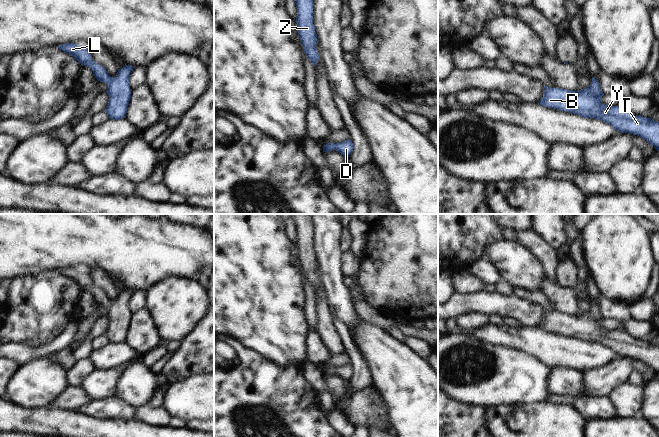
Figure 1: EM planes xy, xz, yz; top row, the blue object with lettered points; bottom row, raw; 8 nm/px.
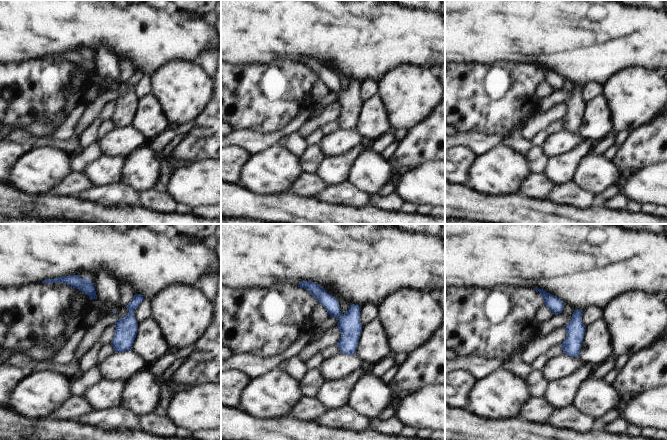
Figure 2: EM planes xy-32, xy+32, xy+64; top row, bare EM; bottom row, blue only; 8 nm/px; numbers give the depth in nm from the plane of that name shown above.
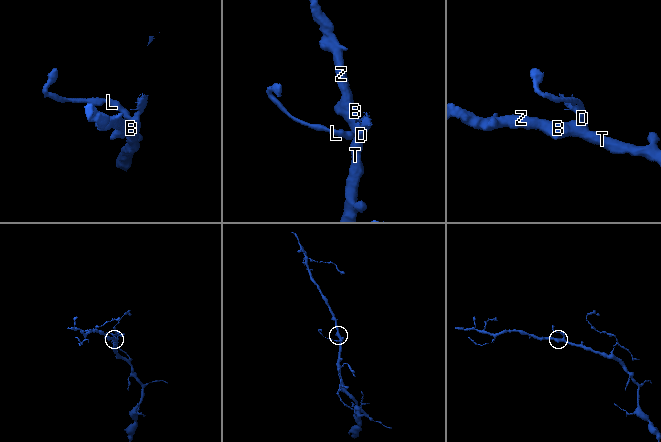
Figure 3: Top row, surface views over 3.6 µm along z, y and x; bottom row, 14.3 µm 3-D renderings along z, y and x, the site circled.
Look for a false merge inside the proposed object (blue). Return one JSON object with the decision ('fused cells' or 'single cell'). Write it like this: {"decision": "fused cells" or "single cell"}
{"decision": "single cell"}

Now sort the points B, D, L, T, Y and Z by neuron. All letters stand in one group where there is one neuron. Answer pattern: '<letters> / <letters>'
B D L T Y Z

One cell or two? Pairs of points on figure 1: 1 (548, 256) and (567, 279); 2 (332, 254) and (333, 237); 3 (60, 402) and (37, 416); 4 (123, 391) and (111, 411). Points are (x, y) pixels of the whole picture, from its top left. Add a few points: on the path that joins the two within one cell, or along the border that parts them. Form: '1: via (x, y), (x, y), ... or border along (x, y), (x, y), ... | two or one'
1: border along (560, 260), (557, 266), (558, 284) | two
2: via (332, 250), (332, 241) | one
3: border along (47, 406), (74, 411) | two
4: border along (115, 395), (134, 407) | two

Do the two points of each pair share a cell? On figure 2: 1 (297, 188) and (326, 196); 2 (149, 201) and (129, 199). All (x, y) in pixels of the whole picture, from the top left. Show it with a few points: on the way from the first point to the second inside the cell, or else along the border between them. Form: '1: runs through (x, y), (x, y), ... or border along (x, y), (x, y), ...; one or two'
1: border along (327, 186), (314, 197); two
2: border along (138, 192), (140, 204); two

